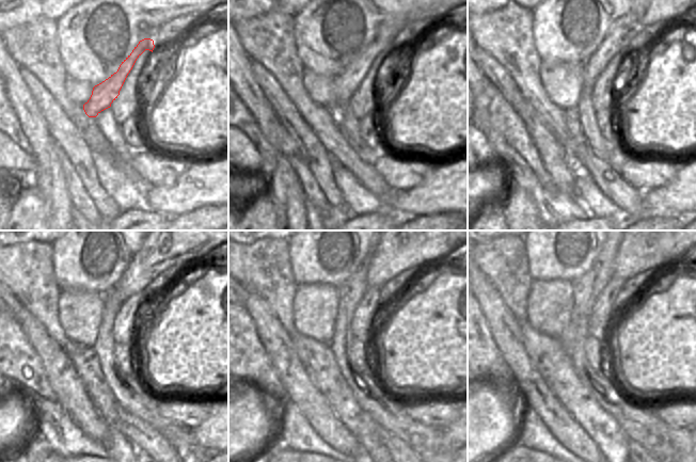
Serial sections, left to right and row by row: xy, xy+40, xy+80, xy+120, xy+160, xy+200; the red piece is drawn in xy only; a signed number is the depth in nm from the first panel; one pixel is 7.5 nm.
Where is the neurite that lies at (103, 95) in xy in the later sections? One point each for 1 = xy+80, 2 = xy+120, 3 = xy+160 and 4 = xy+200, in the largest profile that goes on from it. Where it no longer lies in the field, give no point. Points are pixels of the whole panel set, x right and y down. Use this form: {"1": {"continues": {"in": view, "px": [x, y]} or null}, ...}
{"1": {"continues": {"in": "xy+80", "px": [619, 35]}}, "2": {"continues": {"in": "xy+120", "px": [143, 269]}}, "3": {"continues": {"in": "xy+160", "px": [415, 252]}}, "4": {"continues": {"in": "xy+200", "px": [652, 253]}}}

